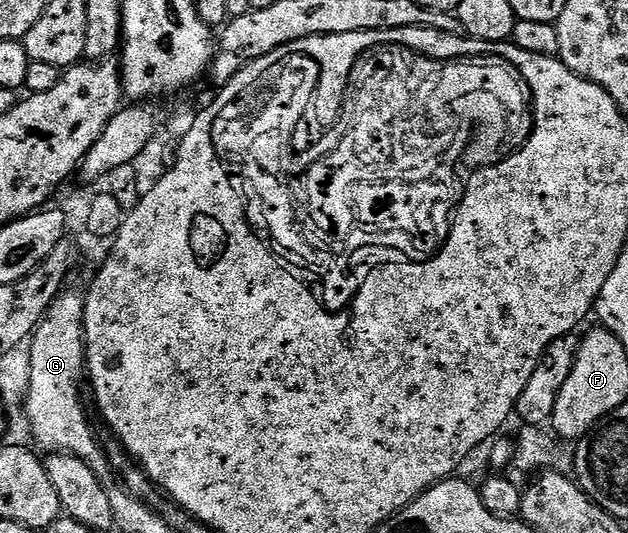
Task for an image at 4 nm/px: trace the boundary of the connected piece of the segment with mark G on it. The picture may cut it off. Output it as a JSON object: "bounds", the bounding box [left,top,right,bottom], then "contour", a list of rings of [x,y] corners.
{"bounds":[24,288,113,484],"contour":[[[72,288],[66,289],[62,292],[58,298],[49,306],[49,311],[41,318],[41,322],[37,325],[36,330],[33,332],[31,341],[28,343],[30,356],[31,356],[31,380],[29,394],[25,398],[24,411],[25,416],[30,420],[30,428],[33,433],[32,441],[38,442],[39,445],[45,449],[45,452],[56,452],[58,454],[70,454],[75,456],[79,460],[83,460],[83,464],[87,464],[87,468],[91,468],[91,472],[95,472],[95,476],[100,482],[106,484],[112,483],[113,474],[109,471],[109,458],[101,451],[101,446],[97,443],[97,438],[93,435],[93,428],[89,424],[89,418],[85,415],[85,408],[81,404],[81,382],[83,386],[83,375],[86,373],[87,367],[85,365],[85,295],[79,289],[72,290]]]}

